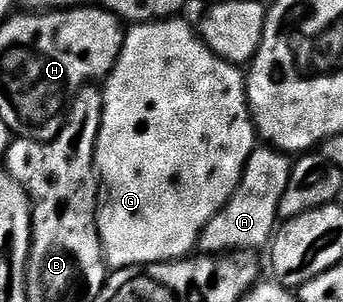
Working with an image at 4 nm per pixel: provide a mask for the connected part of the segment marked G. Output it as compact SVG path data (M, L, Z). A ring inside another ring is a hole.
M176 16L132 25L124 33L119 59L105 79L103 119L99 129L99 139L95 145L95 168L99 171L101 183L97 221L103 254L107 257L108 267L115 270L154 262L173 262L188 257L198 247L199 237L205 224L209 224L209 220L217 216L220 208L231 199L233 192L239 187L243 169L247 166L249 156L257 145L257 127L255 121L251 119L251 106L247 102L247 80L244 71L236 63L227 62L221 55L216 54L197 33L196 27L194 30L189 23L182 22L181 19L182 17Z

